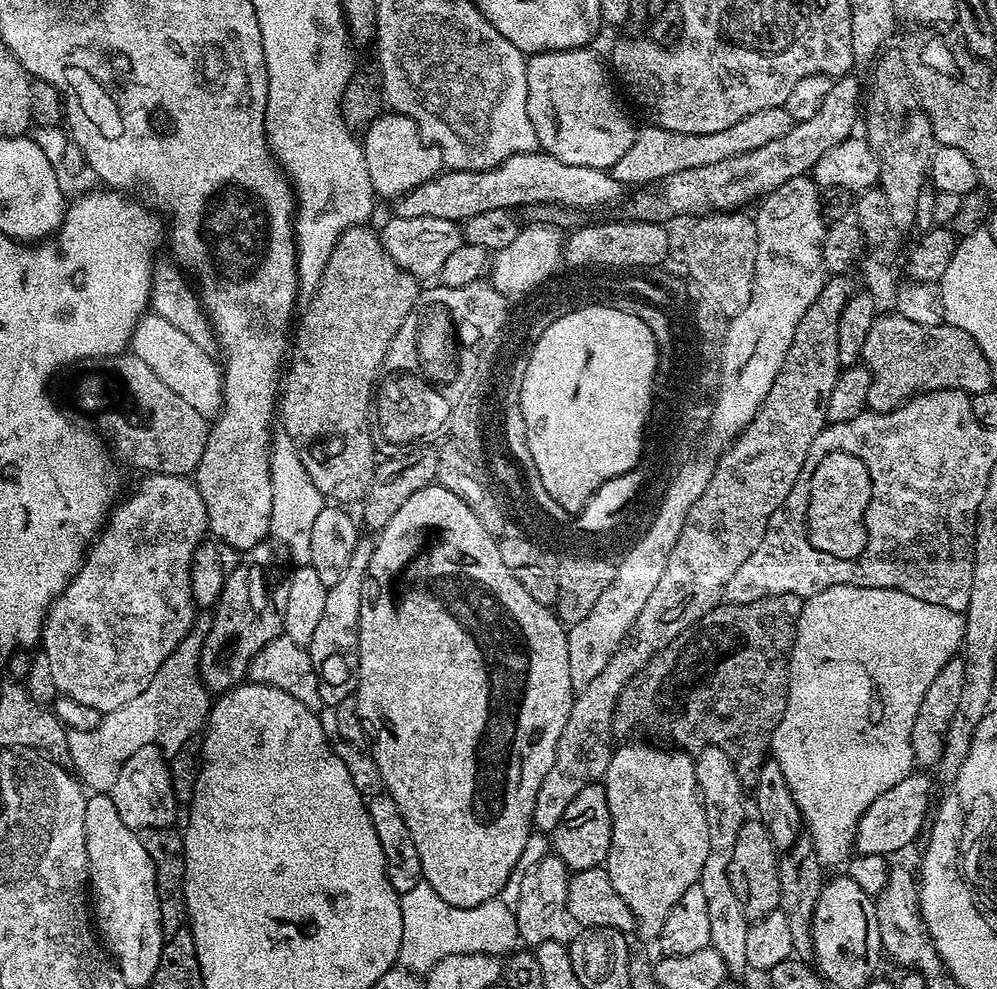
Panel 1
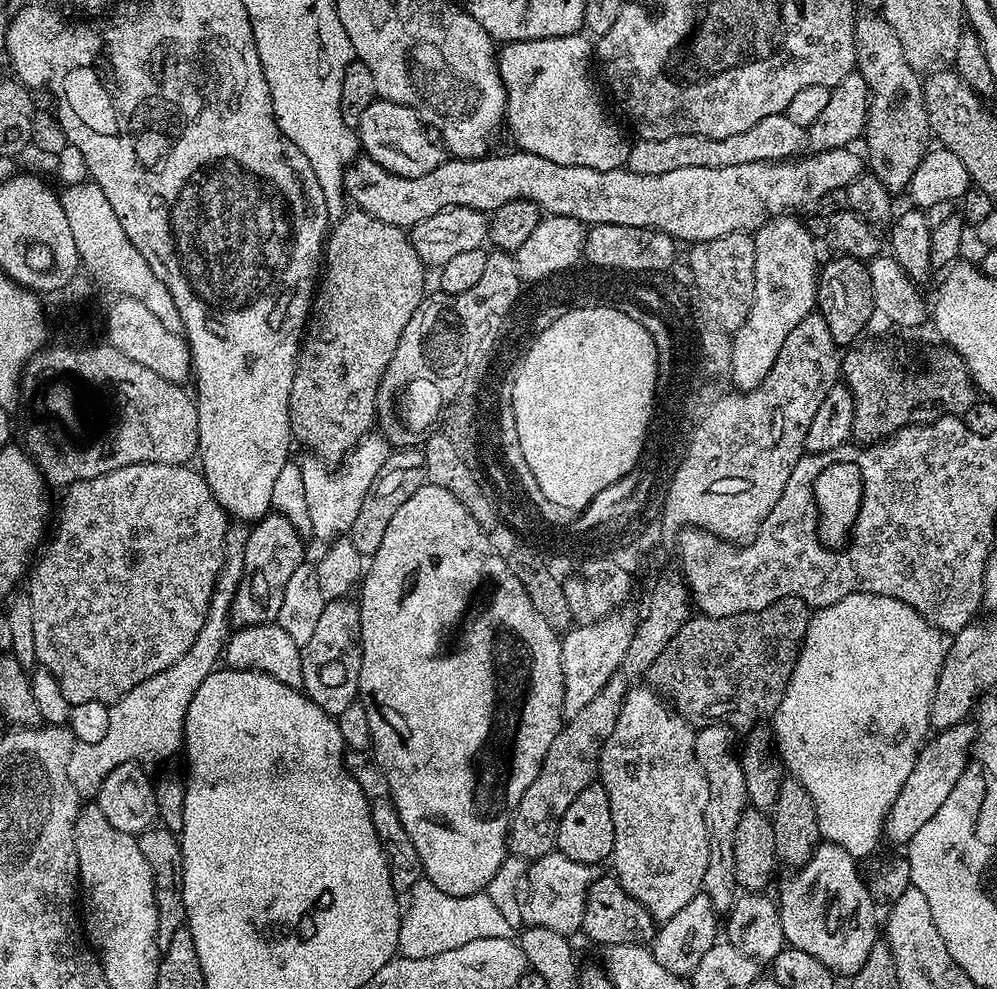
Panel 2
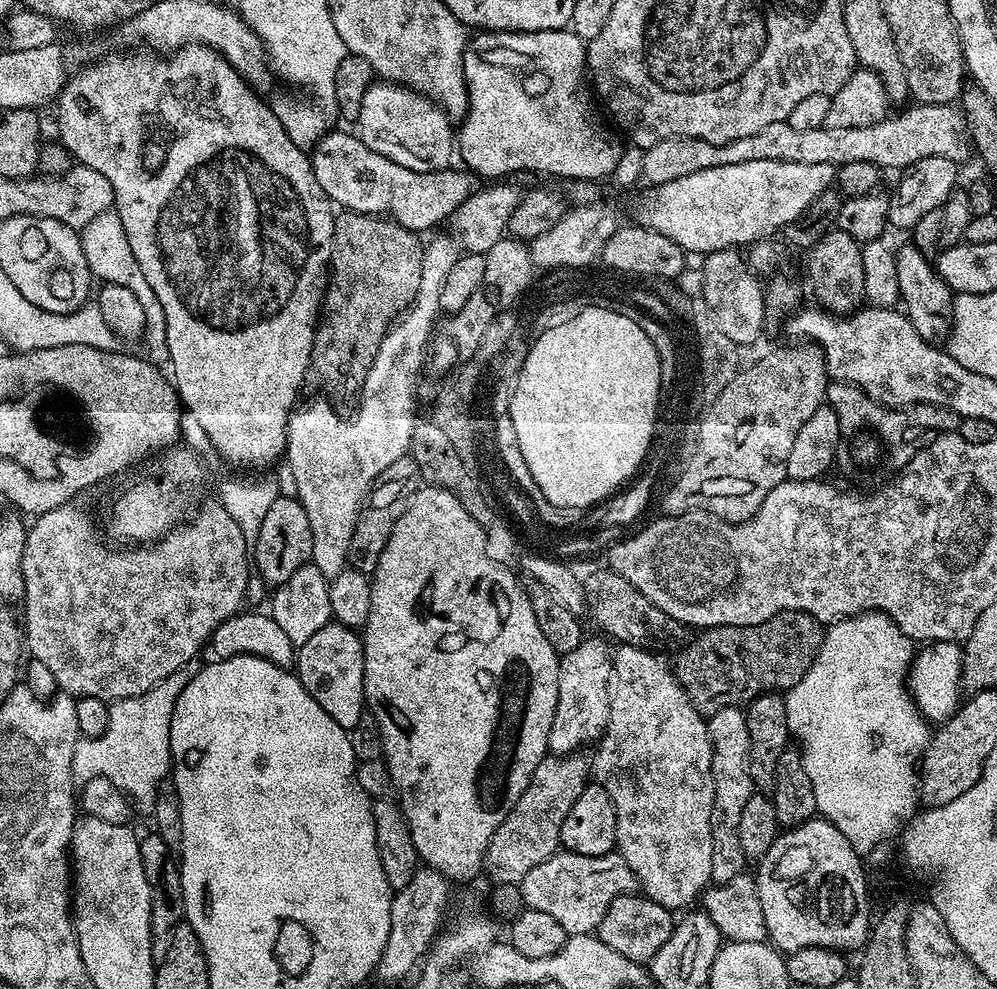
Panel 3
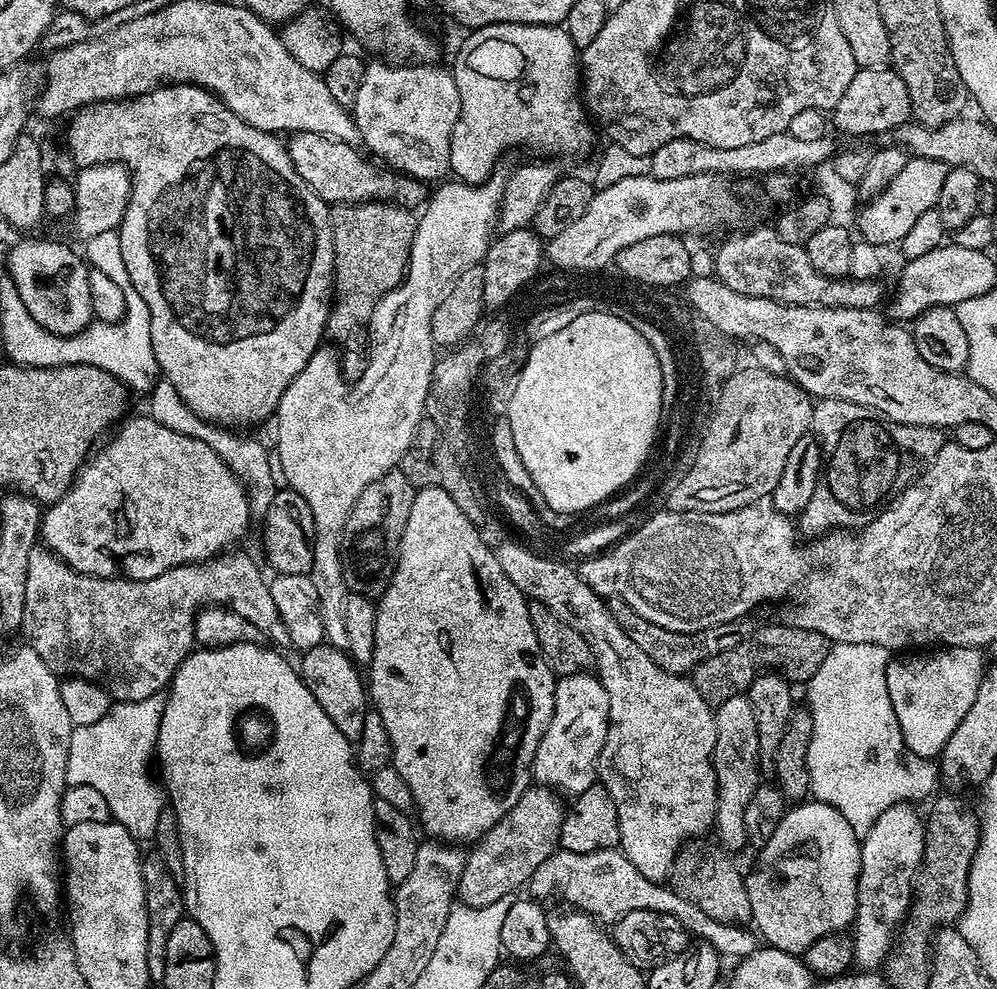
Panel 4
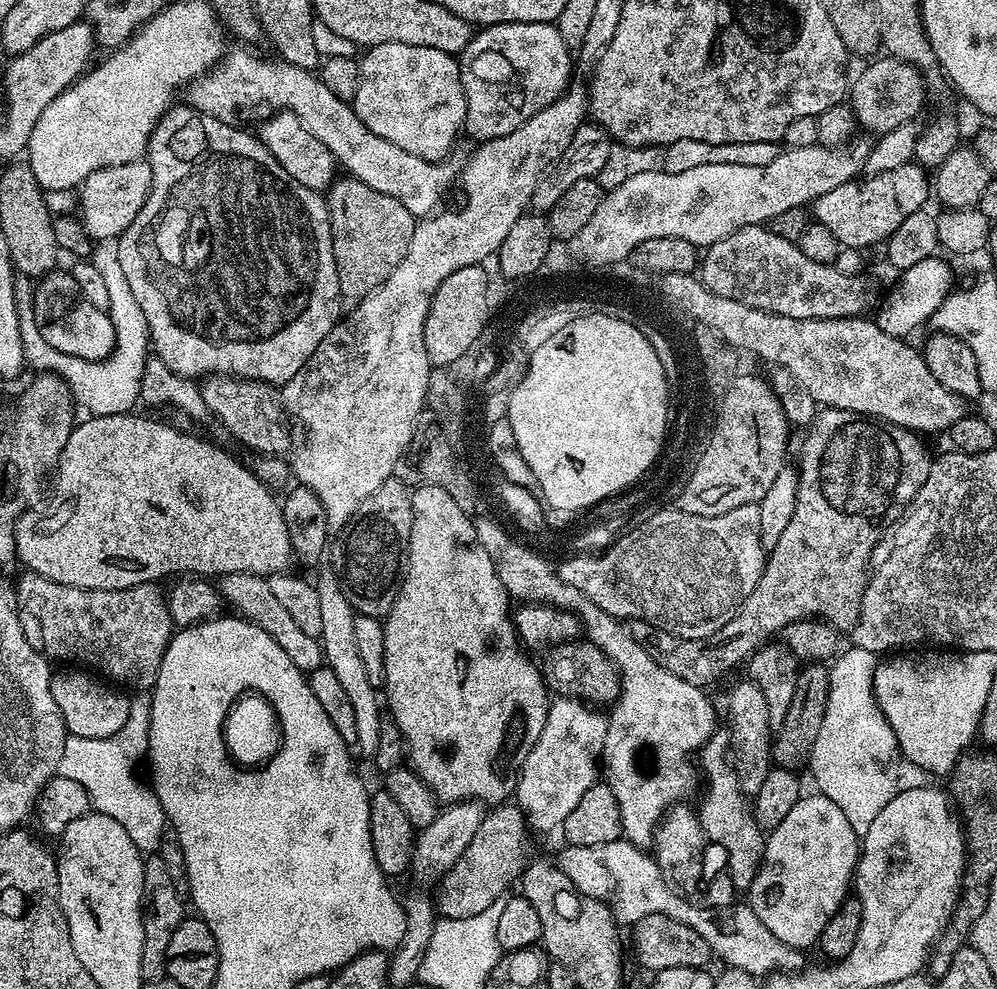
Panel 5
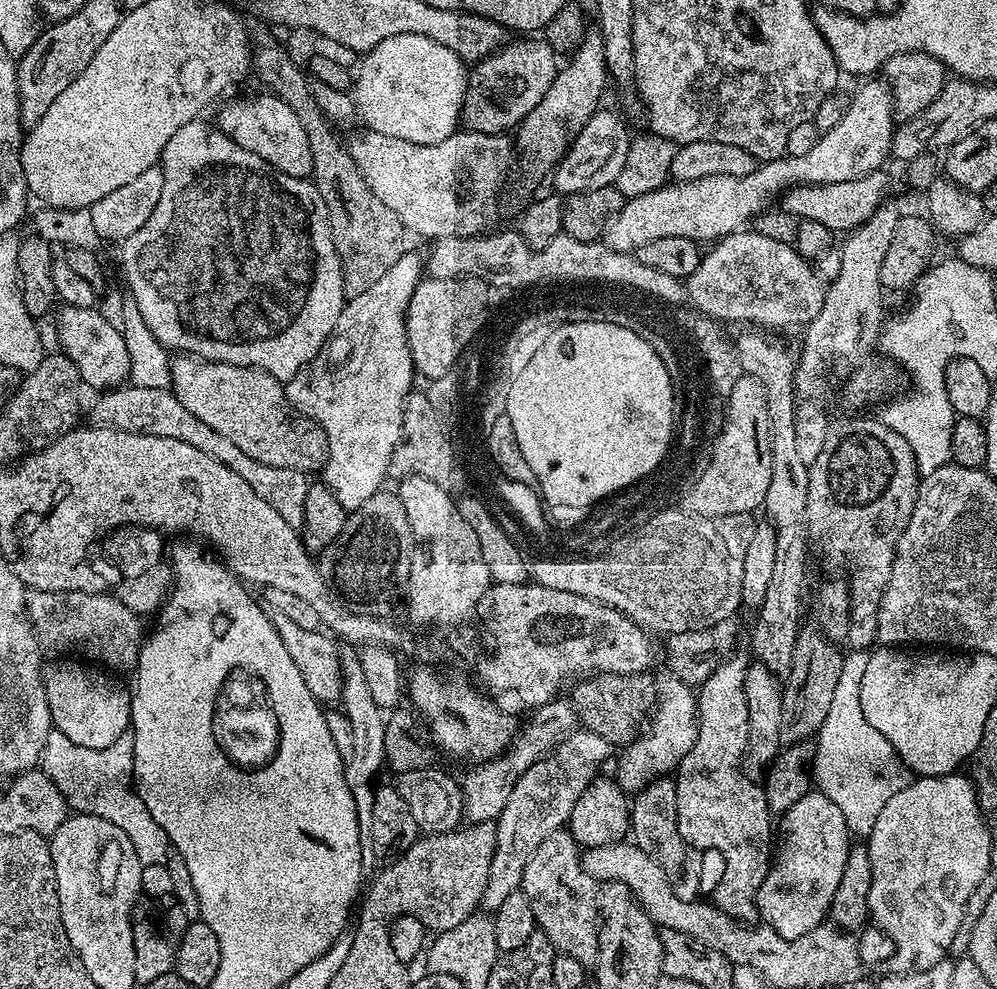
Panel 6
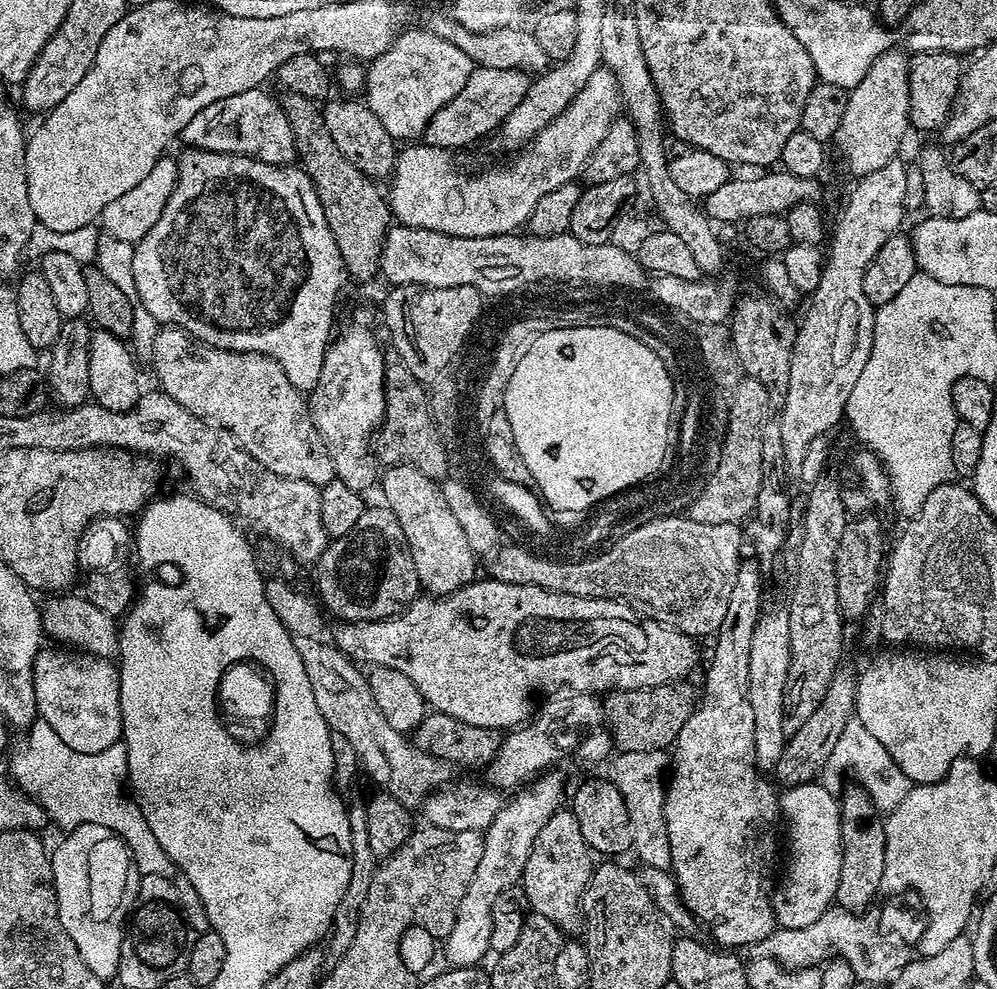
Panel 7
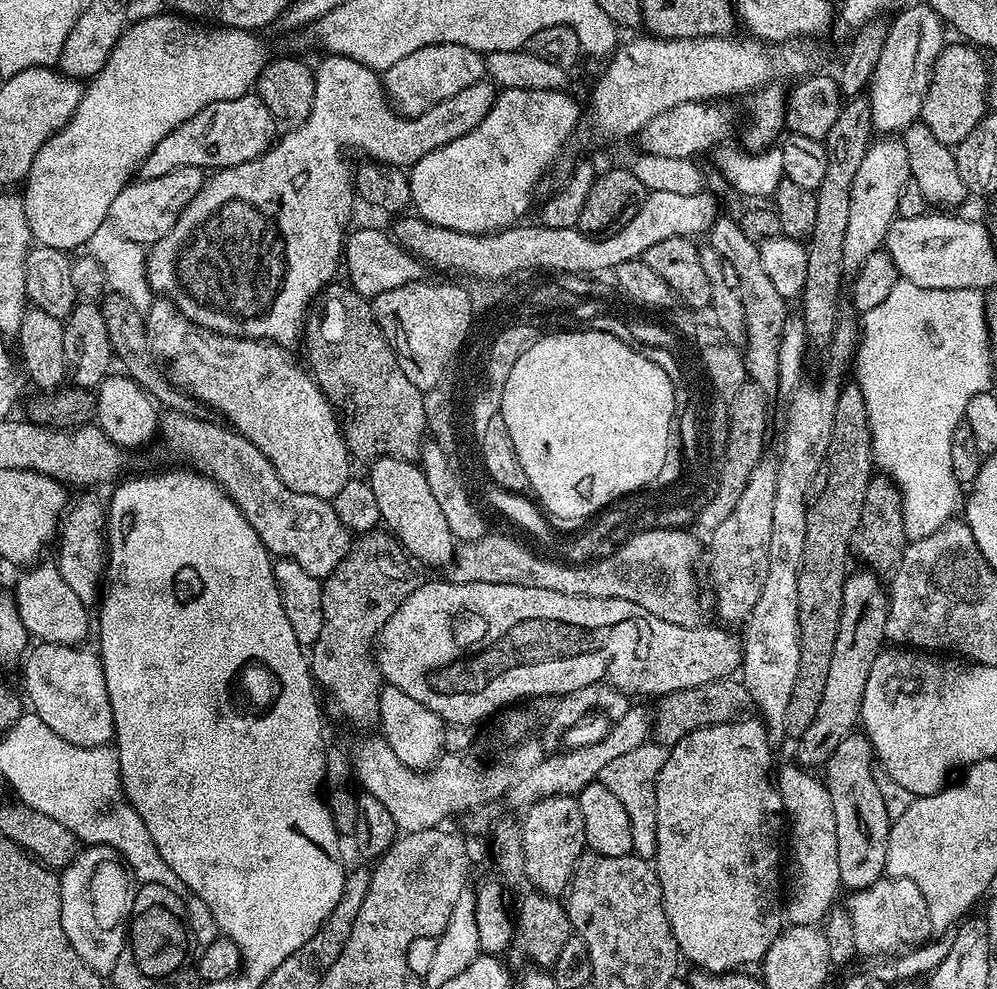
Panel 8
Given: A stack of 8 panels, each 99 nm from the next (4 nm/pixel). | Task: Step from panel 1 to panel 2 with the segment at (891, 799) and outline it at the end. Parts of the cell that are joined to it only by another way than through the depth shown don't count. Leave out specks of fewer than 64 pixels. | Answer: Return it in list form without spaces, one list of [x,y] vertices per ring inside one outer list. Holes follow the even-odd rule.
[[[965,722],[939,729],[925,743],[914,762],[914,770],[910,770],[910,778],[906,778],[906,783],[898,792],[898,798],[894,798],[892,809],[884,818],[882,832],[885,837],[889,836],[900,846],[907,845],[914,834],[918,834],[918,830],[926,826],[926,822],[936,818],[938,810],[942,810],[942,802],[950,798],[950,790],[958,786],[958,778],[962,778],[962,774],[968,769],[970,753],[977,735],[978,728],[972,722]]]

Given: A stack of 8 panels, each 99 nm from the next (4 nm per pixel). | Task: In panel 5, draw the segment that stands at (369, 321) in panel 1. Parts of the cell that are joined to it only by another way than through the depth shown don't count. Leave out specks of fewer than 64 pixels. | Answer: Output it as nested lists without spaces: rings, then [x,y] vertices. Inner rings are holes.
[[[347,174],[332,181],[326,190],[326,203],[340,299],[345,305],[355,306],[394,274],[410,246],[410,238],[414,238],[418,220],[406,210],[406,206],[402,206],[402,202],[398,202],[398,198],[370,190],[366,182],[358,182]]]

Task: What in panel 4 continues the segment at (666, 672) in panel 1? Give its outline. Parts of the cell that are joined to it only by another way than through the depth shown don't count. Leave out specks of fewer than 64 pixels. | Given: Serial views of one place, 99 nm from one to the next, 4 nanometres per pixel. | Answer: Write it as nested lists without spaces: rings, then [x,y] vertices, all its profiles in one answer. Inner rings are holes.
[[[792,622],[768,624],[765,628],[757,627],[751,636],[738,642],[738,646],[722,650],[722,654],[714,654],[714,658],[706,658],[690,674],[690,679],[698,694],[702,694],[708,704],[719,706],[726,702],[726,698],[745,695],[754,678],[765,670],[775,670],[789,682],[806,682],[814,678],[829,647],[830,642],[826,637],[814,630],[797,628]]]

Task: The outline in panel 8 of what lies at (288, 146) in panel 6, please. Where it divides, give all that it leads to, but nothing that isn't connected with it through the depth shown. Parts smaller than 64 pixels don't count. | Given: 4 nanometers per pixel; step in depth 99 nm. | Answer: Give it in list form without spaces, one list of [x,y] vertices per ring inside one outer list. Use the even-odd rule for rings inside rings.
[[[255,94],[211,104],[194,114],[194,118],[182,122],[178,130],[166,134],[166,138],[162,138],[162,142],[158,142],[158,146],[154,146],[152,153],[144,159],[139,175],[143,179],[160,178],[162,174],[180,166],[231,170],[242,162],[257,160],[263,152],[268,151],[277,135],[276,127],[277,121]]]

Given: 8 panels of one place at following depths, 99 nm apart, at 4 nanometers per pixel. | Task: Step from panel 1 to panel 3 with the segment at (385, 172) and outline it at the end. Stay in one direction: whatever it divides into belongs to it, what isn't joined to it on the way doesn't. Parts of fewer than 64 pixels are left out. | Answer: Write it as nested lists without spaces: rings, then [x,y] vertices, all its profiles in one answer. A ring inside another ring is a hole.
[[[373,82],[362,97],[362,110],[354,122],[360,140],[390,162],[419,172],[437,172],[454,160],[454,126],[444,109],[413,88]]]

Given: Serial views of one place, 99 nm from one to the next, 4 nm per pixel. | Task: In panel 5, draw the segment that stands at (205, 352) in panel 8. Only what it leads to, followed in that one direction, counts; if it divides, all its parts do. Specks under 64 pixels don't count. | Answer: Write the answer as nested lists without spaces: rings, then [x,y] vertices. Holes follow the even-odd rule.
[[[217,374],[207,377],[199,385],[199,392],[211,419],[216,419],[238,443],[245,444],[250,451],[280,458],[288,447],[293,447],[292,432],[288,429],[290,417],[284,410],[281,393],[273,385],[263,380],[241,380]]]

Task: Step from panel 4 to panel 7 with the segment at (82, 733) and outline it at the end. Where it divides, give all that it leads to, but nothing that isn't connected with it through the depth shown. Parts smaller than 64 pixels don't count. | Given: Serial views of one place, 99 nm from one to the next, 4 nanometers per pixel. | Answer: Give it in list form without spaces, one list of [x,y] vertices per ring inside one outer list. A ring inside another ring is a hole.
[[[37,718],[27,729],[24,741],[13,747],[11,779],[16,787],[34,797],[44,808],[49,821],[63,830],[83,824],[97,824],[114,830],[128,845],[133,865],[140,876],[162,874],[175,876],[176,863],[162,850],[158,838],[150,830],[142,810],[126,791],[128,779],[128,747],[123,742],[98,754],[80,754],[58,738],[46,721]]]

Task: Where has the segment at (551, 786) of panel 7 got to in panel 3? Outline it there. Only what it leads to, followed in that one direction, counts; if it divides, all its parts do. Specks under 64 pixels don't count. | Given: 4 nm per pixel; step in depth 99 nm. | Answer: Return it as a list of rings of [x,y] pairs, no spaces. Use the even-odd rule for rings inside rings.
[[[581,640],[578,647],[560,656],[560,669],[558,670],[558,706],[554,710],[554,722],[550,725],[550,738],[548,739],[549,753],[557,756],[566,756],[579,753],[587,744],[595,745],[604,735],[604,728],[610,718],[610,698],[612,697],[612,657],[610,648],[603,644],[605,641]]]

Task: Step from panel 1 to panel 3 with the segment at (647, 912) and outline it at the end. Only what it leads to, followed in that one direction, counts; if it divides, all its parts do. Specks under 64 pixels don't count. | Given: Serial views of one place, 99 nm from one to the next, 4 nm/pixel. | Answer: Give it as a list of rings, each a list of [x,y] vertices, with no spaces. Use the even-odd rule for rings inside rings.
[[[620,644],[611,653],[612,657],[612,697],[610,698],[610,718],[604,728],[604,735],[595,749],[596,757],[590,760],[590,768],[594,773],[595,783],[601,784],[610,794],[616,811],[616,848],[620,856],[626,858],[626,866],[636,876],[639,891],[649,900],[658,902],[669,910],[687,909],[701,899],[702,893],[712,884],[710,874],[710,858],[714,855],[714,842],[710,838],[710,810],[714,806],[714,774],[712,773],[712,739],[708,737],[708,721],[690,702],[686,690],[676,680],[675,671],[659,660],[655,651],[646,648],[635,648],[632,644]]]

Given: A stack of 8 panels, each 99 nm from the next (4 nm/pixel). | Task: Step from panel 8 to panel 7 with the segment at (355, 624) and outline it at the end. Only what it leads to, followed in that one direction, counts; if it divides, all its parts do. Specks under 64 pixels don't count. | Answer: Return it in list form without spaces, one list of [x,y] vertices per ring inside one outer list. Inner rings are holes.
[[[387,506],[379,507],[365,507],[362,518],[358,518],[358,523],[350,529],[350,534],[342,534],[342,538],[332,540],[314,565],[316,588],[320,591],[319,603],[329,613],[332,611],[337,616],[337,621],[387,620],[390,616],[400,615],[421,595],[420,579],[414,570],[406,534],[402,534],[402,526],[398,526],[398,518],[394,518],[392,511]]]

